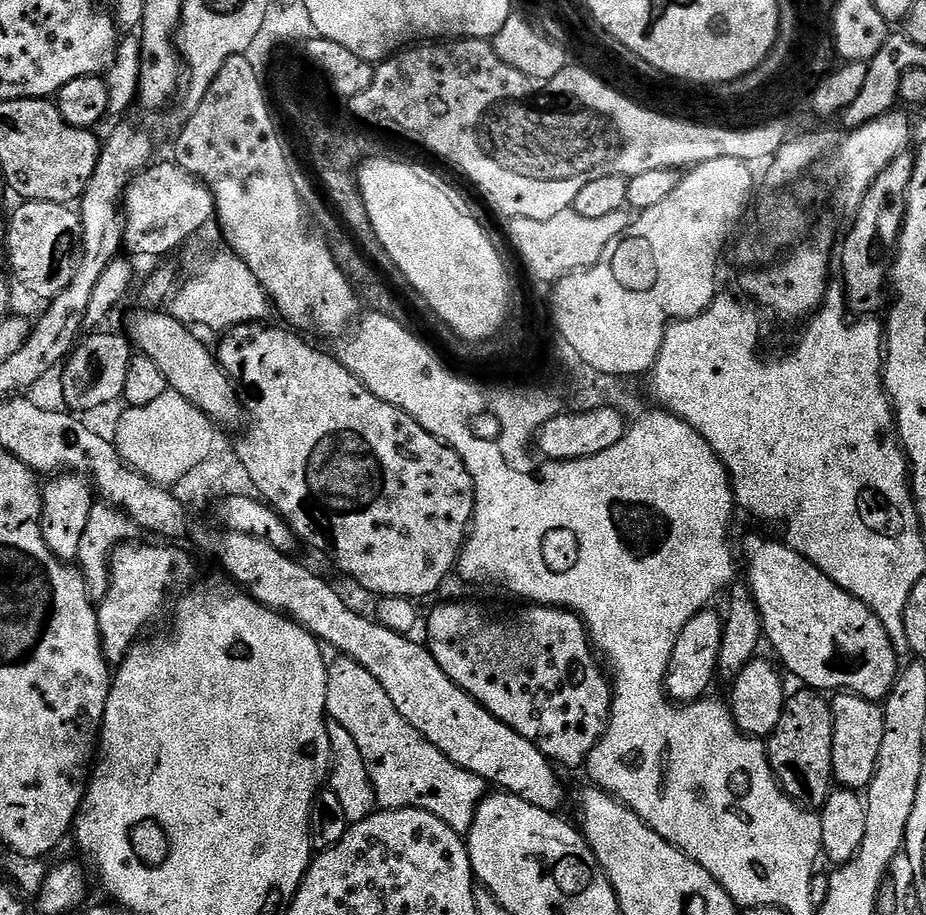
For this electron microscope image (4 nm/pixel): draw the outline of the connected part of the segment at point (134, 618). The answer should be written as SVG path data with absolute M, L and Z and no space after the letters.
M140 543L121 544L112 551L110 590L98 604L96 617L100 627L100 644L112 666L118 666L124 661L132 645L141 639L140 631L147 626L148 620L154 619L156 612L163 610L164 595L187 589L188 580L196 576L195 562L182 549Z

